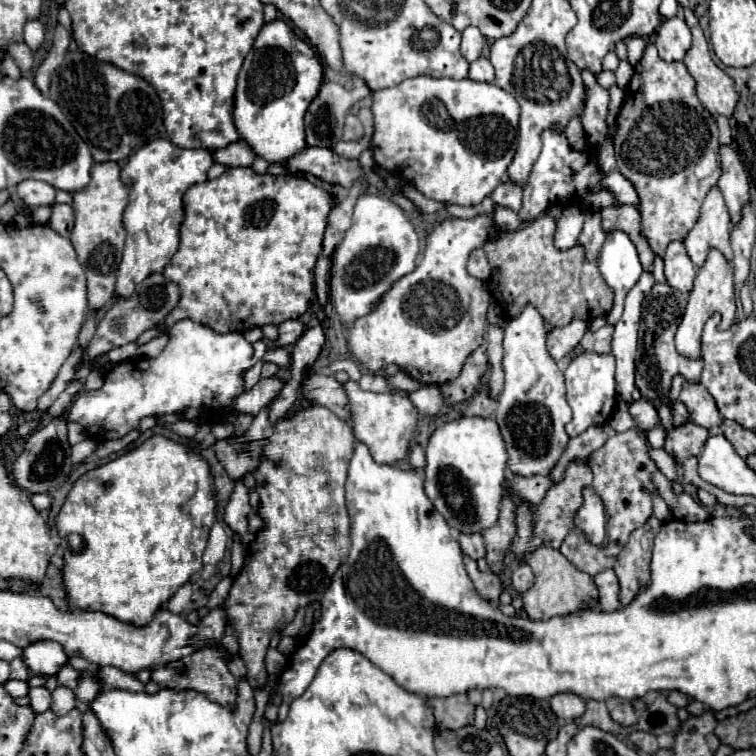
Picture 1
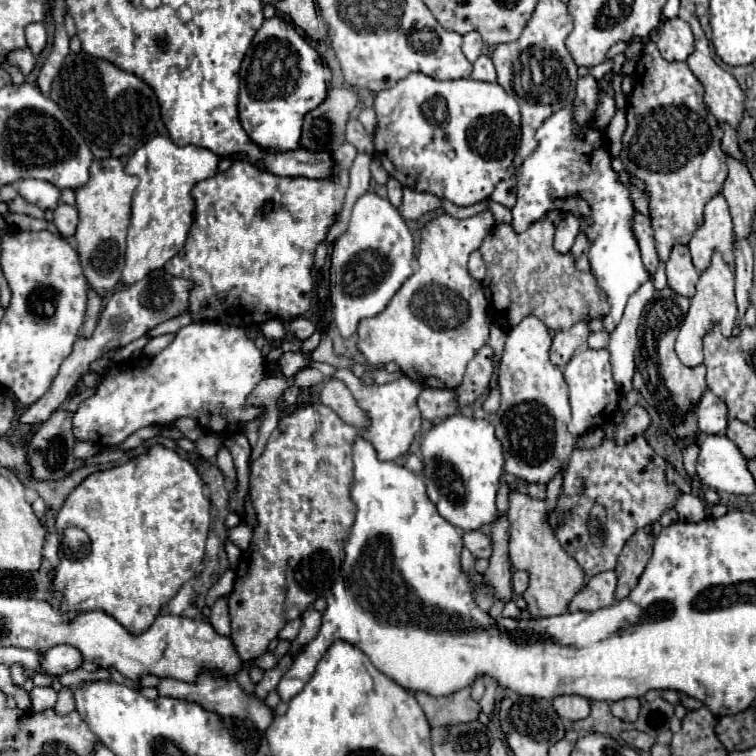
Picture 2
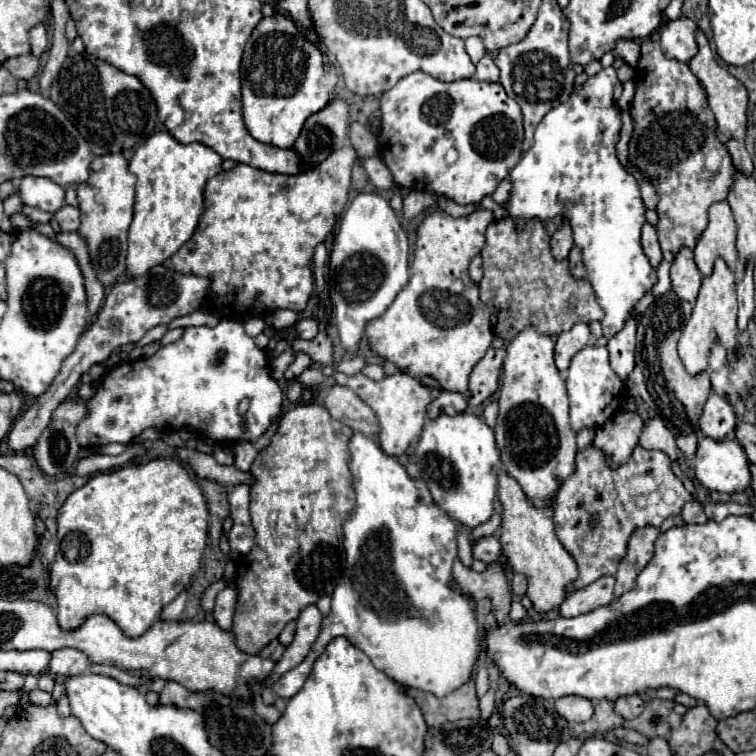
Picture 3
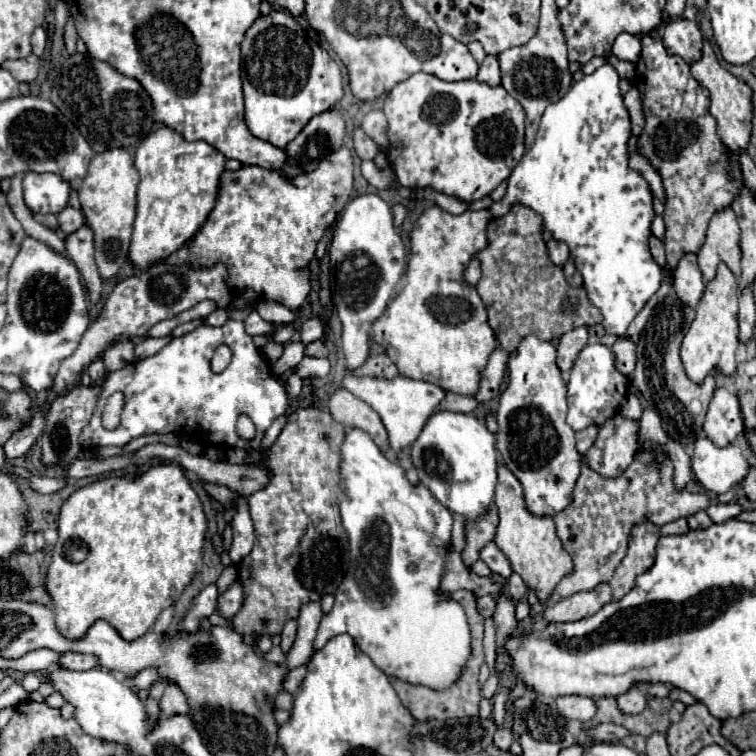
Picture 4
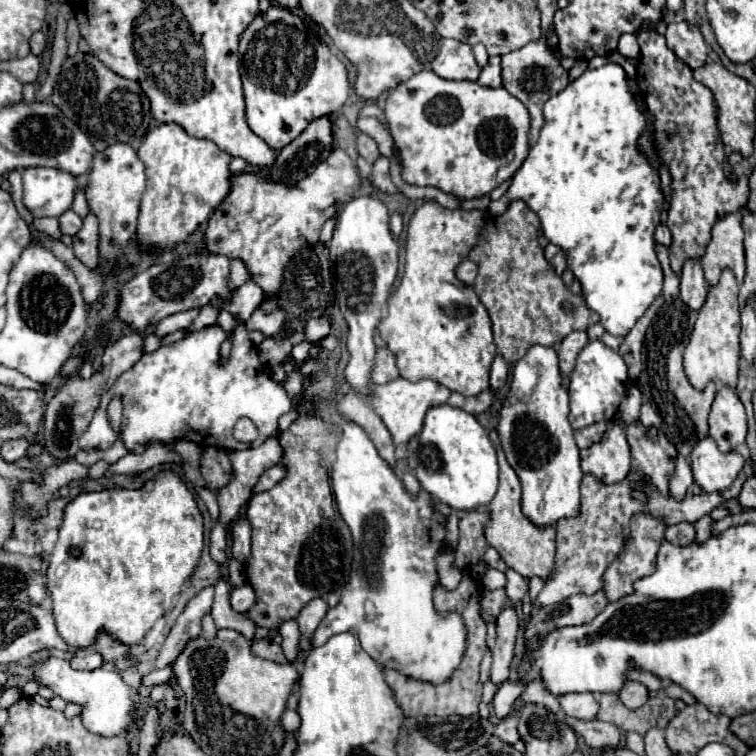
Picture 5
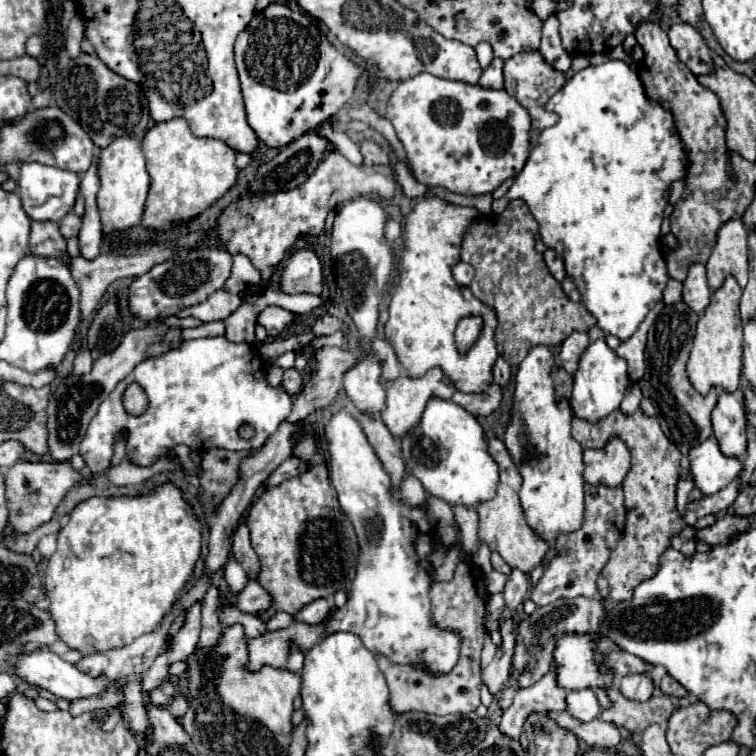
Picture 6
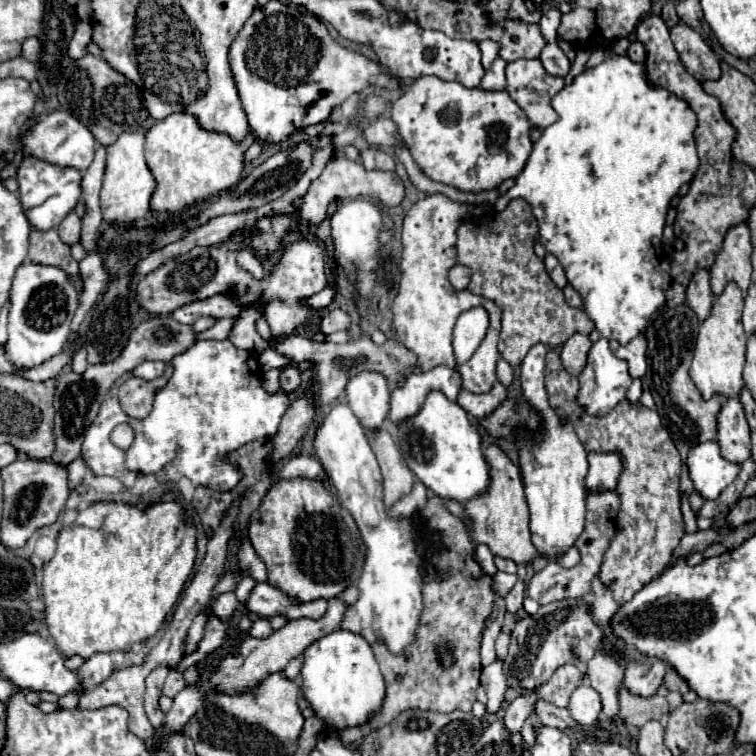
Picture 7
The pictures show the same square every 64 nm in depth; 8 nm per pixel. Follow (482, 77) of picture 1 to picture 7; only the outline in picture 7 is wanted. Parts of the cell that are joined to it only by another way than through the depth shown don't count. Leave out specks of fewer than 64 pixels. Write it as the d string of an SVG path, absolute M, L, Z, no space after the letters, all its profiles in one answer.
M496 58L490 66L490 70L486 70L480 88L484 90L504 90L506 88L506 76L504 76L504 68L506 62L502 58Z

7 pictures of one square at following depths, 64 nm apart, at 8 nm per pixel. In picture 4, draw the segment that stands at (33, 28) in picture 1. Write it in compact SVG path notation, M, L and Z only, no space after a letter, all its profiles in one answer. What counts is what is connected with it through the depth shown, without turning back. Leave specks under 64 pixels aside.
M36 28L32 34L32 52L36 56L42 56L44 48L46 48L46 32L44 32L44 28Z

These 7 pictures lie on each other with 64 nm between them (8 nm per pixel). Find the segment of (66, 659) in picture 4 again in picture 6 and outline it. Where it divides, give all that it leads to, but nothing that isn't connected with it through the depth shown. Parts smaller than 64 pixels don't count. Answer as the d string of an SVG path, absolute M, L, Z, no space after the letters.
M92 652L92 654L84 656L84 658L76 664L76 668L78 668L80 672L86 672L86 674L90 674L90 676L102 674L102 672L106 670L106 666L108 666L108 658L106 658L104 652Z

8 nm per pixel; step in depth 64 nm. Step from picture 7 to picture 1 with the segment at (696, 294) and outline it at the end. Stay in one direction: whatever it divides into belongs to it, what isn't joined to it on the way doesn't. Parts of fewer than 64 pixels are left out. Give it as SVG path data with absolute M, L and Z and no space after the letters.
M672 242L664 254L664 274L672 288L680 292L690 292L694 282L694 266L684 250L682 242Z

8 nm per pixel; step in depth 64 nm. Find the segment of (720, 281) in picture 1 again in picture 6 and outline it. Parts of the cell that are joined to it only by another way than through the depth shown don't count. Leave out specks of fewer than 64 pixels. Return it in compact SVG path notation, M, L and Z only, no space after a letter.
M728 276L724 284L712 292L710 304L706 306L704 314L698 320L686 372L692 386L700 394L708 394L712 386L722 386L728 392L734 392L740 386L742 376L742 320L738 312L740 294L742 288L738 286L736 278Z

